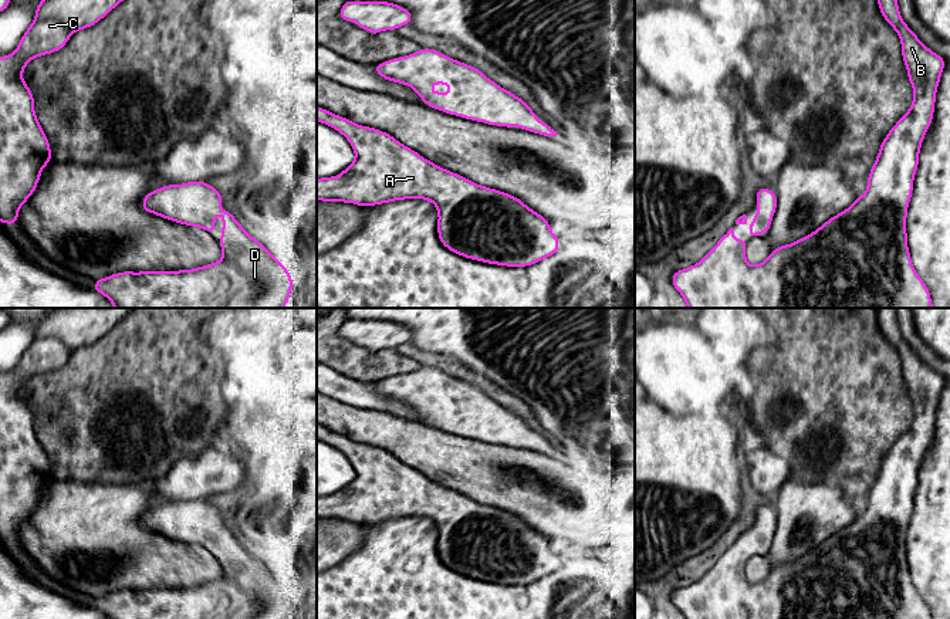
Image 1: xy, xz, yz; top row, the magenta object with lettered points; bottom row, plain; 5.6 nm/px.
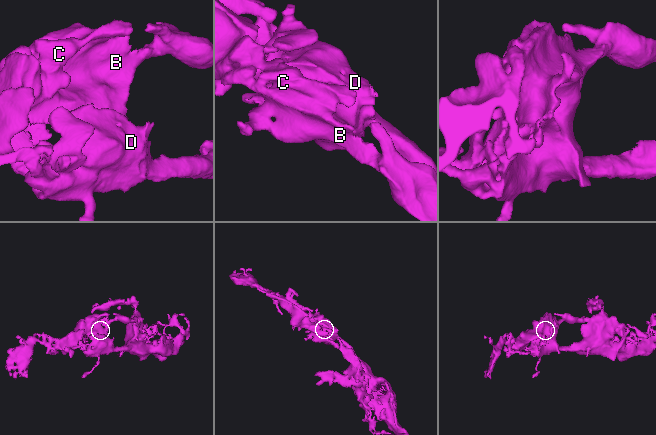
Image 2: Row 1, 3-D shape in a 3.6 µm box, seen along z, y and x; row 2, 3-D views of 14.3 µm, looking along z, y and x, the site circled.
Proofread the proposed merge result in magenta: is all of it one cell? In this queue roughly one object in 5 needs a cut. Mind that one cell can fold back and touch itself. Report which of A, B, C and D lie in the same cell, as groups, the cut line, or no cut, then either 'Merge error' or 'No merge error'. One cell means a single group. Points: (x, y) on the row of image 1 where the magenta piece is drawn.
Groups: A B C D. No split. No merge error

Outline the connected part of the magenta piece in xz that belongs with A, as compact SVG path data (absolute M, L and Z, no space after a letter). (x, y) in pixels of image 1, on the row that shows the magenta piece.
M317 106L317 121L344 135L355 150L355 160L339 176L317 179L317 200L354 203L362 207L405 199L430 200L439 214L440 243L454 254L481 263L527 267L559 251L559 240L551 231L548 219L518 197L446 170L392 135L358 125L321 106Z

